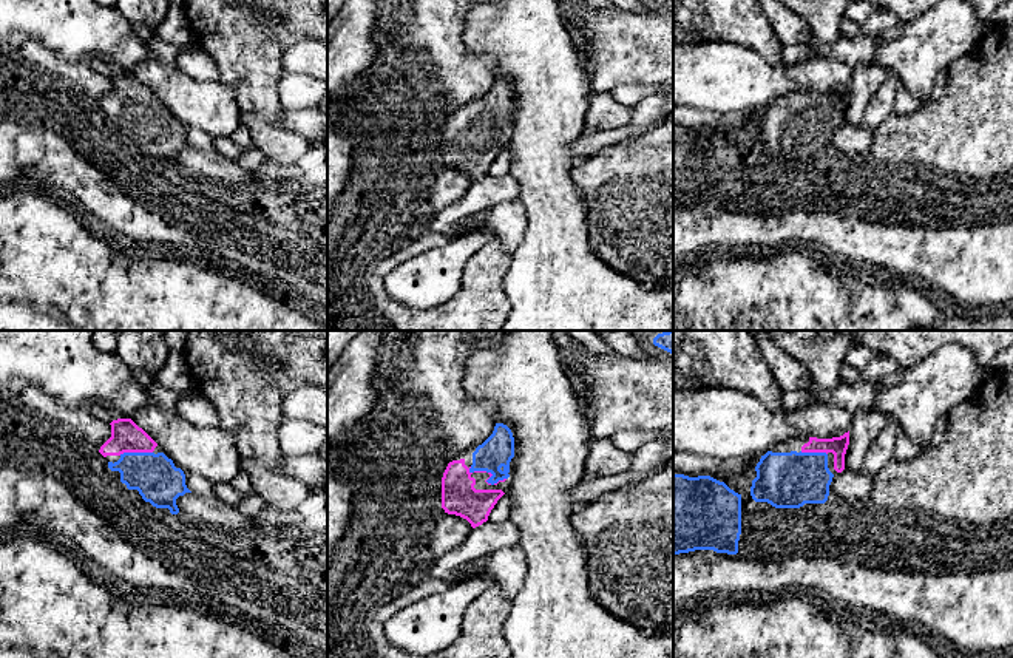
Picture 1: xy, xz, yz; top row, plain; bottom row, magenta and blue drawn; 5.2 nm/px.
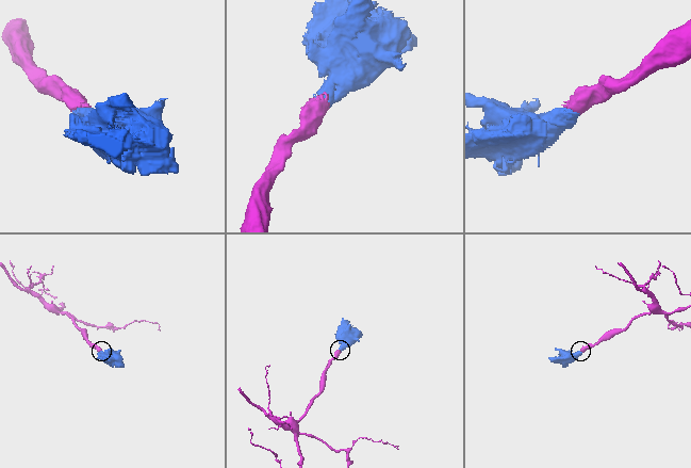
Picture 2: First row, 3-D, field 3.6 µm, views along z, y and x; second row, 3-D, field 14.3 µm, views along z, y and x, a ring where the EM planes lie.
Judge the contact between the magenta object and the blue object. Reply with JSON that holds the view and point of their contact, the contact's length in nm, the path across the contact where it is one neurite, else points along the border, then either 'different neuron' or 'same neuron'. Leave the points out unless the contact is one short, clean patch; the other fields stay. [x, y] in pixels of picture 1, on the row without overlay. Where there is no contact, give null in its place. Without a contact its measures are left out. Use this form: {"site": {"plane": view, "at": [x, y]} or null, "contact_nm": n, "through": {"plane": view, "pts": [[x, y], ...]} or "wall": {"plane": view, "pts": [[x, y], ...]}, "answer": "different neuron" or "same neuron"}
{"site": {"plane": "xy", "at": [135, 105]}, "contact_nm": 180, "through": {"plane": "xy", "pts": [[125, 90], [135, 105], [155, 130]]}, "answer": "same neuron"}

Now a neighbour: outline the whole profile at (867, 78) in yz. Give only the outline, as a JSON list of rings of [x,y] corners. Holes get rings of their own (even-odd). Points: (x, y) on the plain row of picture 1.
[[[874,62],[857,63],[852,70],[849,83],[849,99],[845,108],[845,124],[860,125],[865,108],[872,93],[891,74],[885,66]]]

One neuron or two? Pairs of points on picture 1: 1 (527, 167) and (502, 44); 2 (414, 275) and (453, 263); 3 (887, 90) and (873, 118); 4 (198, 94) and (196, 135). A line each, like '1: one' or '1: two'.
1: one
2: one
3: one
4: two

